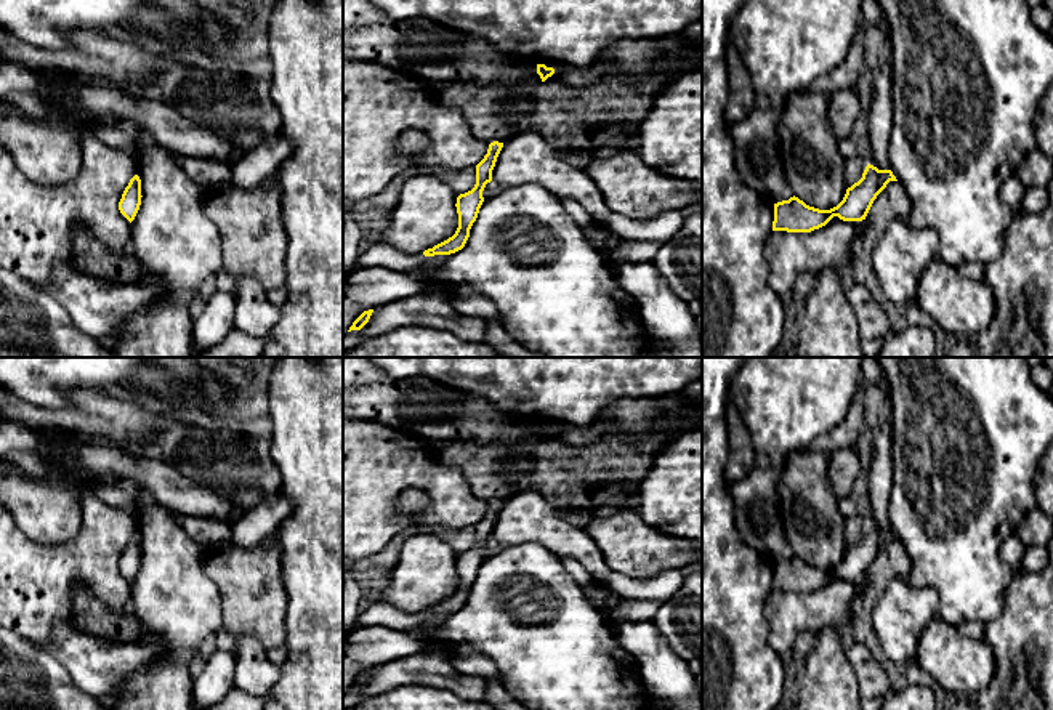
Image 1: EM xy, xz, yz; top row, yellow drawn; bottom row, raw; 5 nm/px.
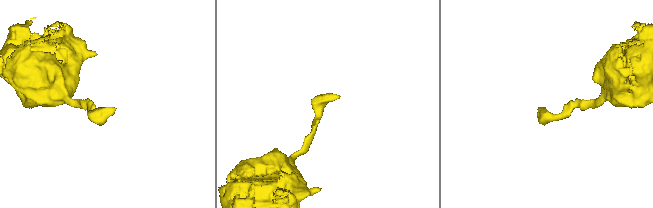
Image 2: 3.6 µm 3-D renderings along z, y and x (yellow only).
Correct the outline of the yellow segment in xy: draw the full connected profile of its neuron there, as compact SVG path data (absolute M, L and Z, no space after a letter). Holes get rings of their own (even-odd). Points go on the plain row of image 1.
M135 534L125 547L119 561L120 572L131 582L141 564L141 539Z

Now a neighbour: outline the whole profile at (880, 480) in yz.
M883 417L873 428L872 470L867 482L867 521L878 529L890 529L888 506L893 489L893 436L890 417Z

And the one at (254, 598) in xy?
M237 545L207 550L202 559L205 575L218 587L223 606L223 627L236 639L255 636L266 649L285 643L287 591L280 580L280 547Z

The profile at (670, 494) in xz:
M702 428L680 431L641 479L639 516L662 534L702 540Z

